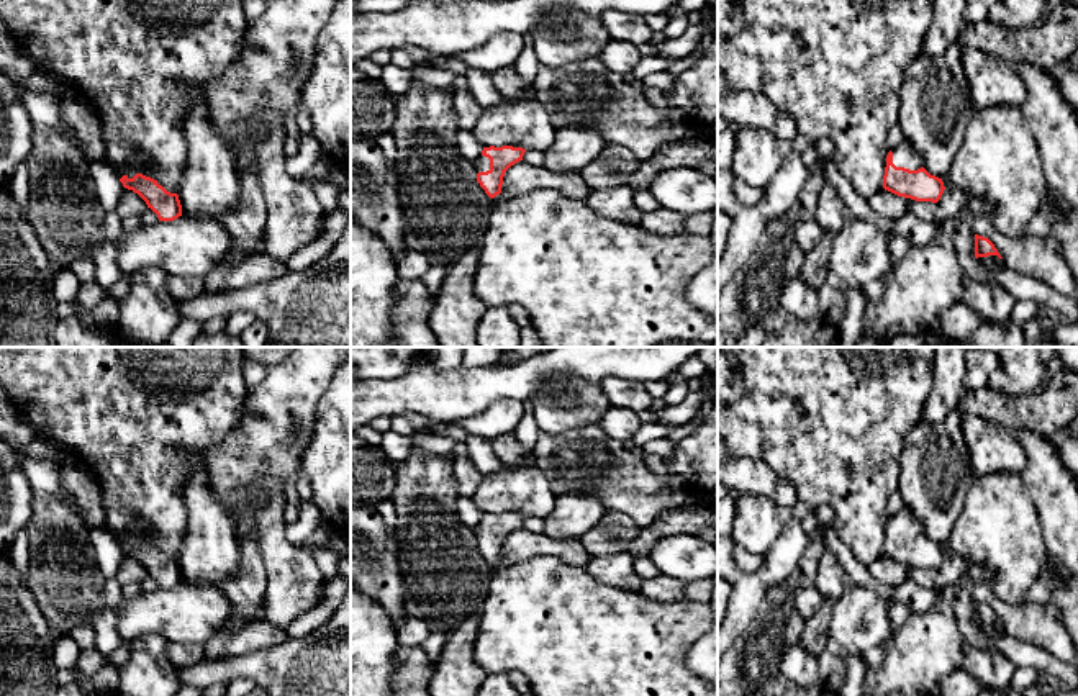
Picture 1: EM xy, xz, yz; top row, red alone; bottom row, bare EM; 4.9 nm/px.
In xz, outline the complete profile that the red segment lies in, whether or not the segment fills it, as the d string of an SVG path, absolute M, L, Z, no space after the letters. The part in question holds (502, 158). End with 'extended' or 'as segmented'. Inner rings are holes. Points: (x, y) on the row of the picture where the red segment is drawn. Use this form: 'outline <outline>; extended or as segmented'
outline M501 146L483 147L482 154L472 162L477 172L477 182L490 198L501 193L505 172L523 160L526 149Z; extended

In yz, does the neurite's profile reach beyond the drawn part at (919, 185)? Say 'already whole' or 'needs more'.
needs more

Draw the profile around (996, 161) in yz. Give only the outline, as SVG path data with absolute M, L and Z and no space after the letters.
M1011 105L975 108L944 180L949 188L986 200L998 233L1027 237L1047 182L1022 110Z

